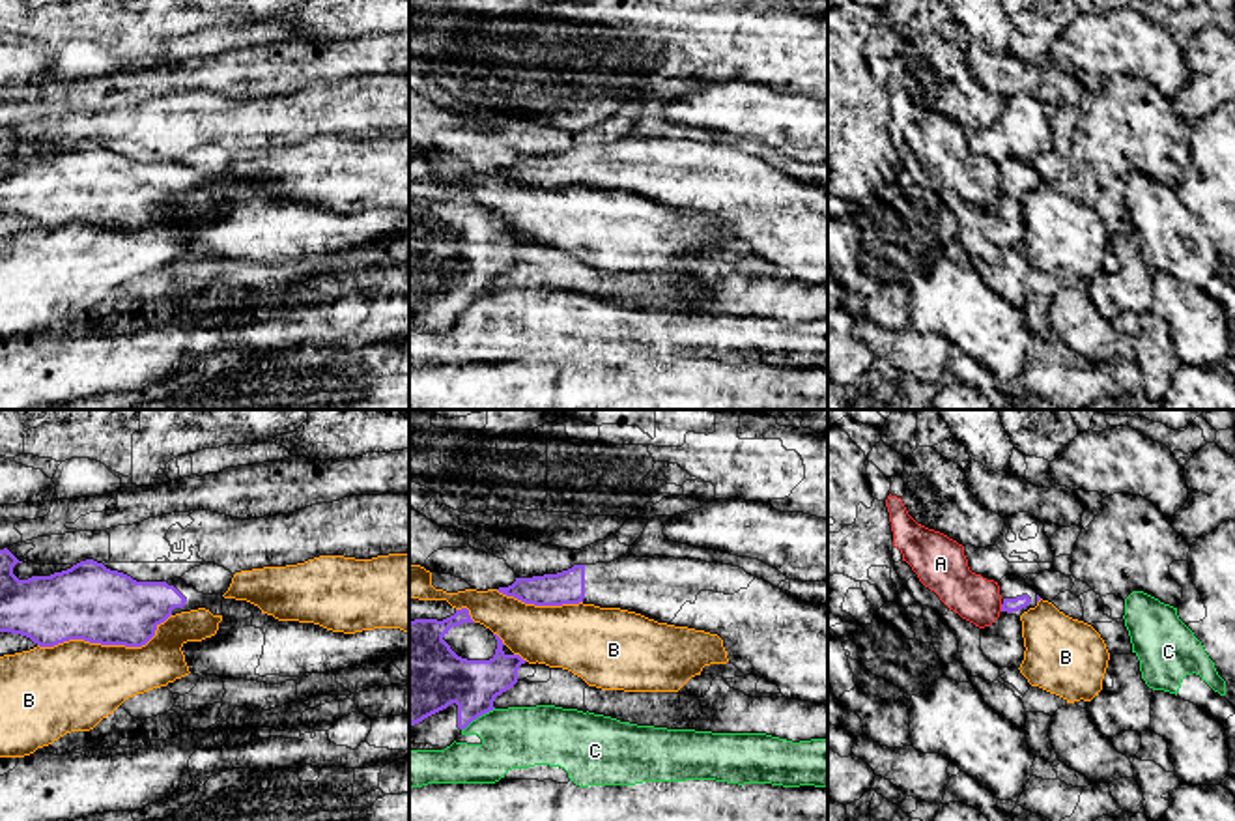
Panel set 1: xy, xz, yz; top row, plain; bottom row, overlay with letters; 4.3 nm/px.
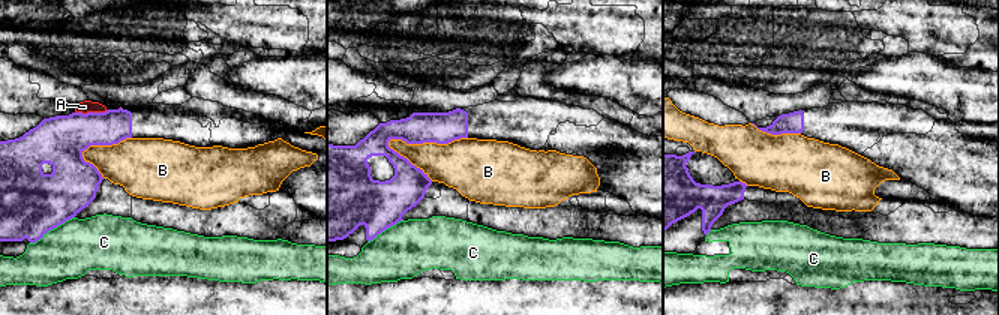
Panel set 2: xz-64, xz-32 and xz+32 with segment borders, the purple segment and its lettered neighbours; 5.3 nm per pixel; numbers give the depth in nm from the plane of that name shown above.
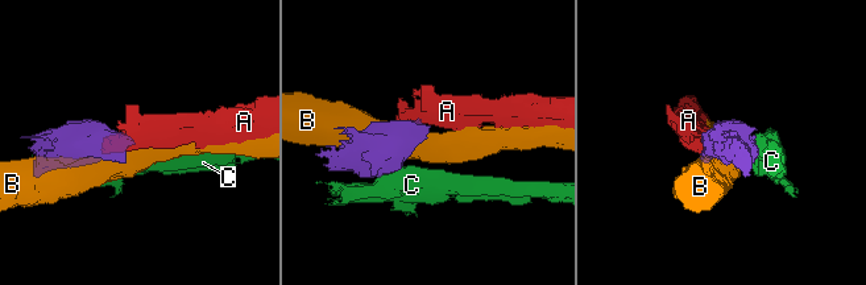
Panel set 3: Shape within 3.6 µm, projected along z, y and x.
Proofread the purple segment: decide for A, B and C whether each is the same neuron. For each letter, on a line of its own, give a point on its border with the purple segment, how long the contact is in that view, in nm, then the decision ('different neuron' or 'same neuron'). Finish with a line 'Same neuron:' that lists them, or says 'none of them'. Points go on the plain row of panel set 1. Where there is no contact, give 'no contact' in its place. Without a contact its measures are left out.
A: meets purple in yz at (1002, 189); contact 30 nm long; different neuron
B: meets purple in xy at (105, 225); contact 600 nm long; different neuron
C: meets purple in xz at (477, 298); contact 170 nm long; different neuron
Same neuron: none of them

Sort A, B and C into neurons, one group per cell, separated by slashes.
A / B / C

